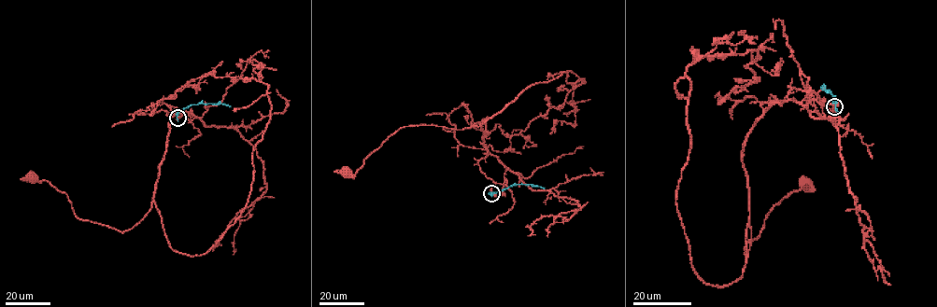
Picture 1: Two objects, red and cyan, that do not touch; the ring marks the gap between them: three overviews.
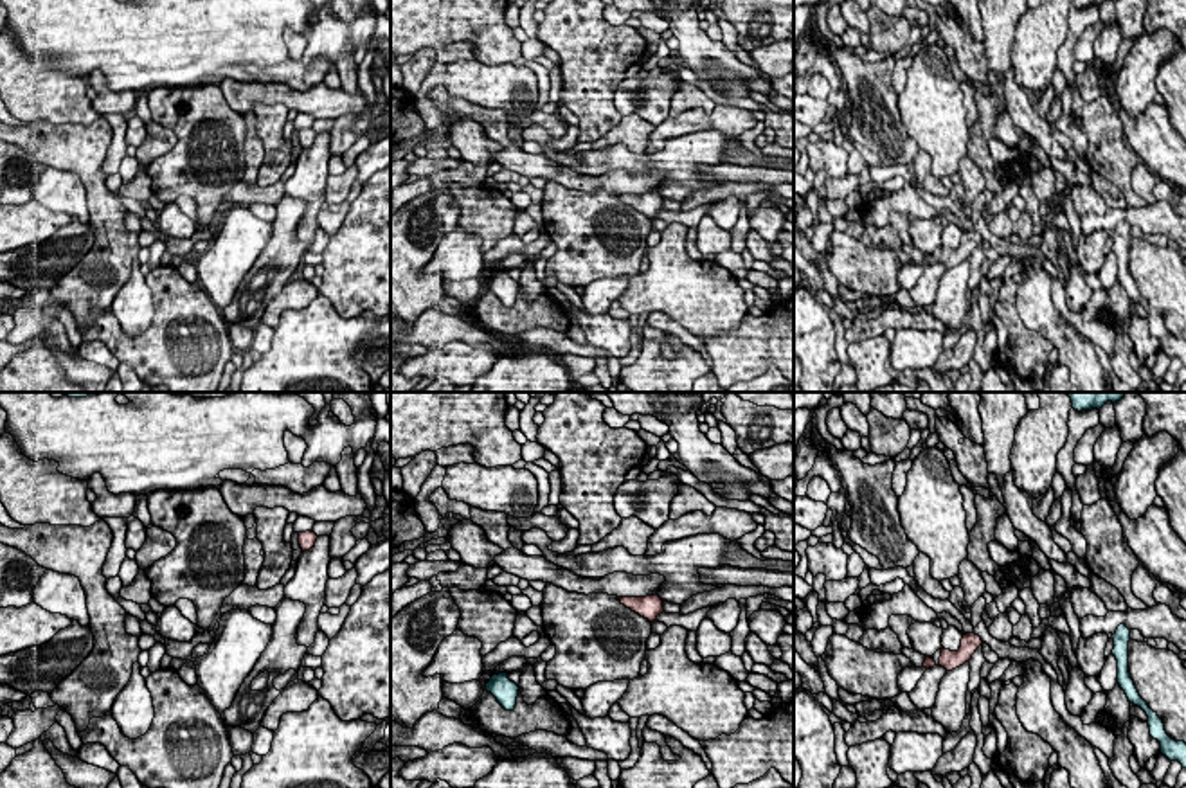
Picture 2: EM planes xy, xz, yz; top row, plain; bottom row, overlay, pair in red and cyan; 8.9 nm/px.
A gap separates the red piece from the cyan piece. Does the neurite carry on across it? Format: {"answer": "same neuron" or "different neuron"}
{"answer": "different neuron"}

